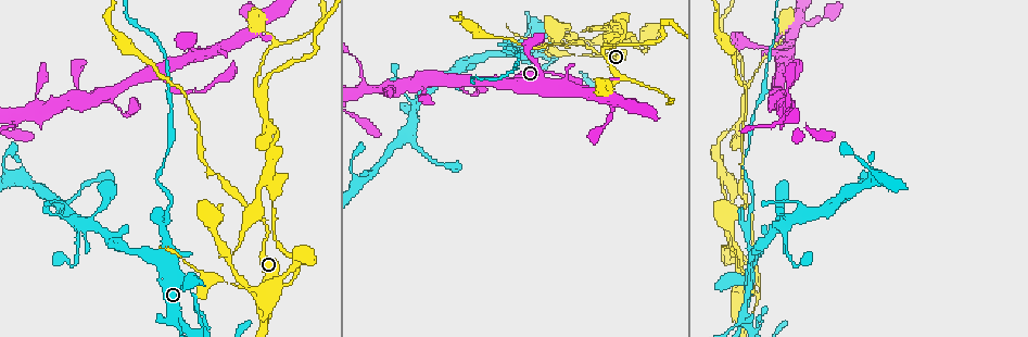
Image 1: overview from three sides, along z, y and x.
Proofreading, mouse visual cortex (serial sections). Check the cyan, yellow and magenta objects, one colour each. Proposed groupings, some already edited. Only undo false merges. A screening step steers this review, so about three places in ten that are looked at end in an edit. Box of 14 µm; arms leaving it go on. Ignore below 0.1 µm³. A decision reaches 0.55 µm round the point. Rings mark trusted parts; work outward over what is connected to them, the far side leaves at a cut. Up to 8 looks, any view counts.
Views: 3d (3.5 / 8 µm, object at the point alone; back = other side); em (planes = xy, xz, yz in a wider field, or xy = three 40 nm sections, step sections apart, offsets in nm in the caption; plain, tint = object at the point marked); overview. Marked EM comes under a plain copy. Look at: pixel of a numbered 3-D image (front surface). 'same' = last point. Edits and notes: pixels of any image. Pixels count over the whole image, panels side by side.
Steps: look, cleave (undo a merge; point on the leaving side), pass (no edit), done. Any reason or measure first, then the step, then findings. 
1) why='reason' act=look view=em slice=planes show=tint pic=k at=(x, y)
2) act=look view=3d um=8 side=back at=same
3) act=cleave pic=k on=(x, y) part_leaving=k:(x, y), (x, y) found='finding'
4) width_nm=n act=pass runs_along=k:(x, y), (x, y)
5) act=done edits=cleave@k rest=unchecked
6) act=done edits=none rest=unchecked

why='three arms meet' act=look view=3d um=8 pic=1 at=(522, 54)

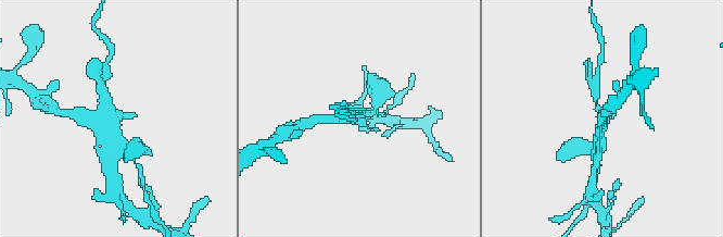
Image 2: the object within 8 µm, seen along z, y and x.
act=look view=em slice=planes show=tint pic=2 at=(604, 127)

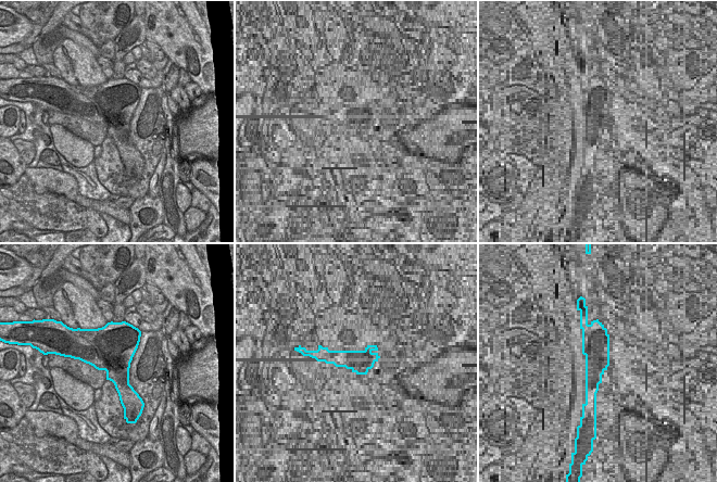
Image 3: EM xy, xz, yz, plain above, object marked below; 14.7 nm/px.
act=pass runs_along=2:(111, 156), (114, 127), (81, 117) found='one cell here'

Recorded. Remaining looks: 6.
why='sudden change in width' act=look view=3d um=3.5 pic=1 at=(759, 294)

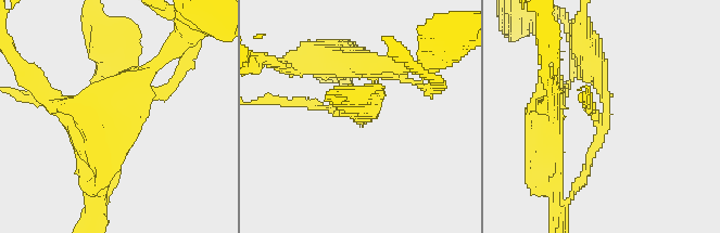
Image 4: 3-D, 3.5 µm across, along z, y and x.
act=look view=em slice=xy step=1 show=tint pic=4 at=(605, 114)

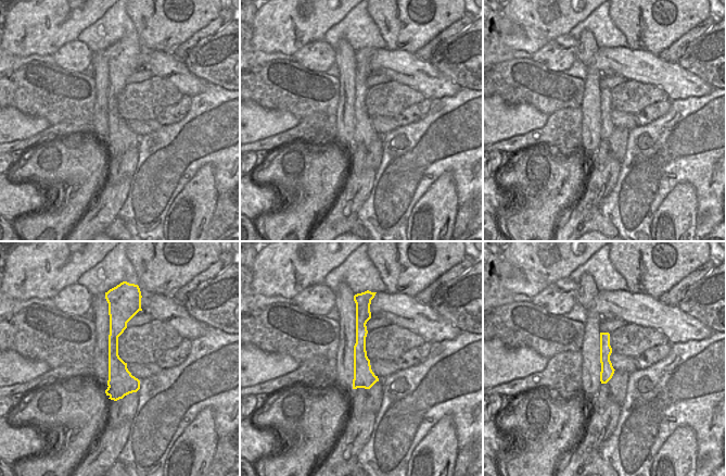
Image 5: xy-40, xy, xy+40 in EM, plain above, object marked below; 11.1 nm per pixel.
act=look view=em slice=xy step=2 show=tint at=same

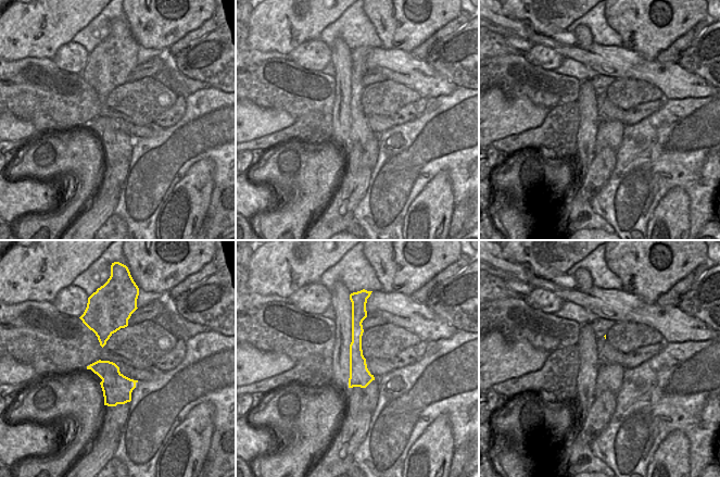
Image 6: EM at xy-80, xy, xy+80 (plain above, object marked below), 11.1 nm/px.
arm_widths_nm=150,150,400 act=cleave pic=4 on=(315, 104) found='a second cell is stuck on'

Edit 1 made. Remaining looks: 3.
act=done edits=cleave@4 rest=unchecked

